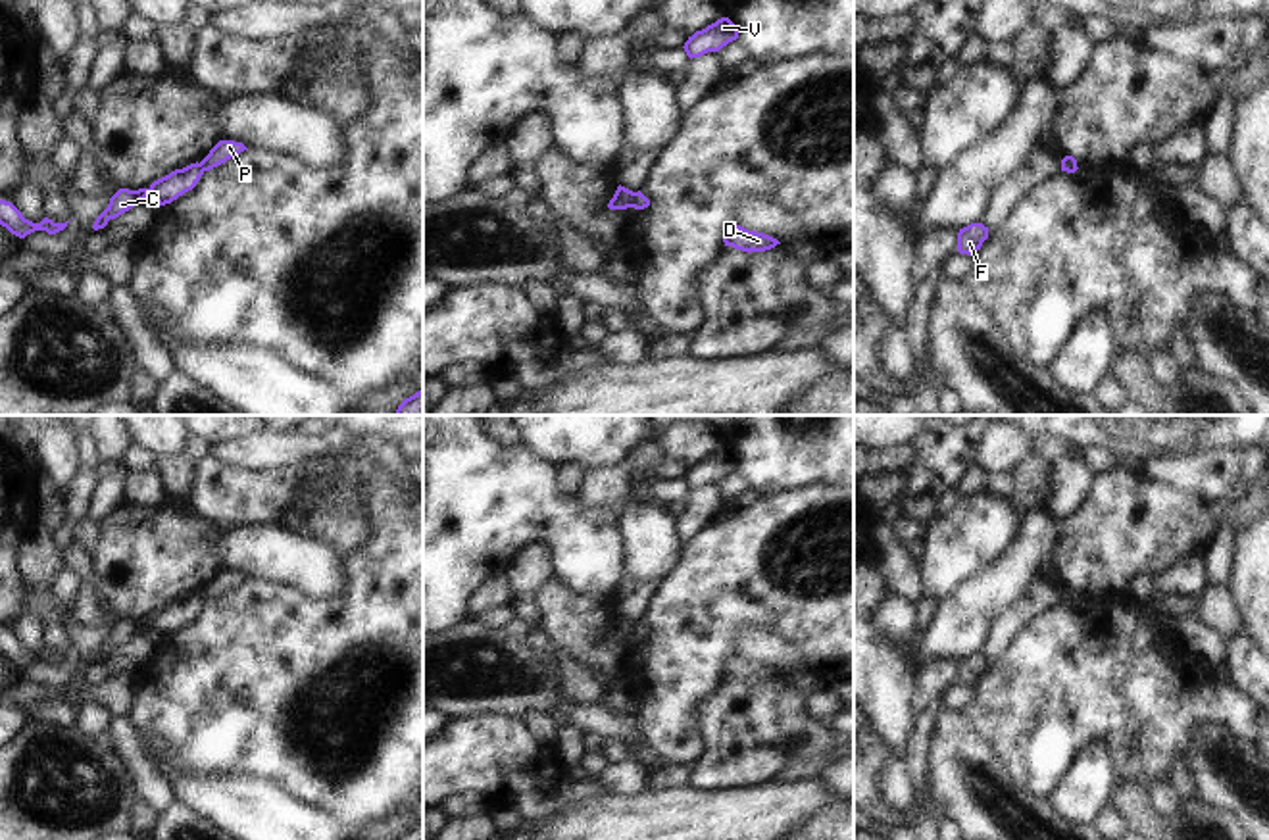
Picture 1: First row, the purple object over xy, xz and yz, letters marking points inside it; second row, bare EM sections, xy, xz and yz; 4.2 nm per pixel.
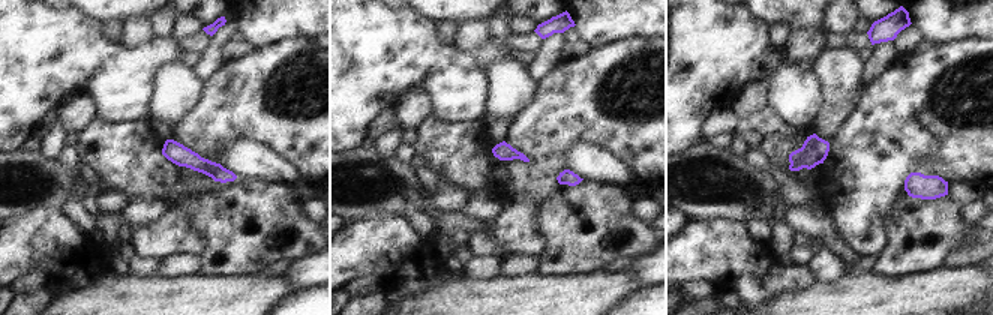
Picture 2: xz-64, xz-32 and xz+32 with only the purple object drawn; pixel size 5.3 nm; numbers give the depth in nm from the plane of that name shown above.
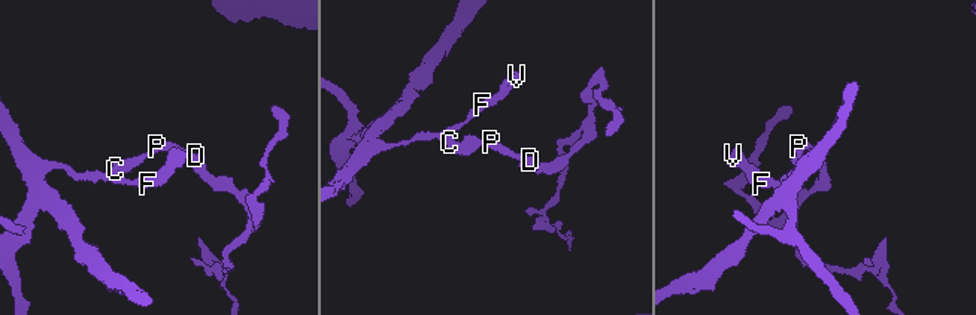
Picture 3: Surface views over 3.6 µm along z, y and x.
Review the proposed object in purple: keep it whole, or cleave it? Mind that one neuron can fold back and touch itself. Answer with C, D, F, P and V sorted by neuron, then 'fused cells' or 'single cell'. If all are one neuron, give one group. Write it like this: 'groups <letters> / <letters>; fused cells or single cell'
groups C F V / D P; fused cells

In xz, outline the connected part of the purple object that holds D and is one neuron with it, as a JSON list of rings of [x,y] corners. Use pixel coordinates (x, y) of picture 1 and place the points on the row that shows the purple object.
[[[740,225],[727,227],[723,233],[723,242],[725,242],[725,246],[733,246],[733,248],[748,252],[748,254],[765,252],[765,250],[771,250],[777,244],[781,244],[777,238],[773,238],[769,235],[748,231]]]

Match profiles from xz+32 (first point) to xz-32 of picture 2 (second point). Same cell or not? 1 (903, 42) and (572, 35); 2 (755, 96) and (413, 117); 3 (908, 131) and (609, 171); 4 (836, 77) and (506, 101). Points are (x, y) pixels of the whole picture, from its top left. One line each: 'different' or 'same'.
1: same
2: same
3: different
4: same

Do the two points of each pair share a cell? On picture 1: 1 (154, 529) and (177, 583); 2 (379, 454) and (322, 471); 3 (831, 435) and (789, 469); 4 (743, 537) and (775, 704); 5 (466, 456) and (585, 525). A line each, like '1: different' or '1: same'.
1: same
2: different
3: same
4: different
5: same

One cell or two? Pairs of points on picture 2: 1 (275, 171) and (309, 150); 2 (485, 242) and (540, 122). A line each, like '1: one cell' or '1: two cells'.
1: two cells
2: one cell

